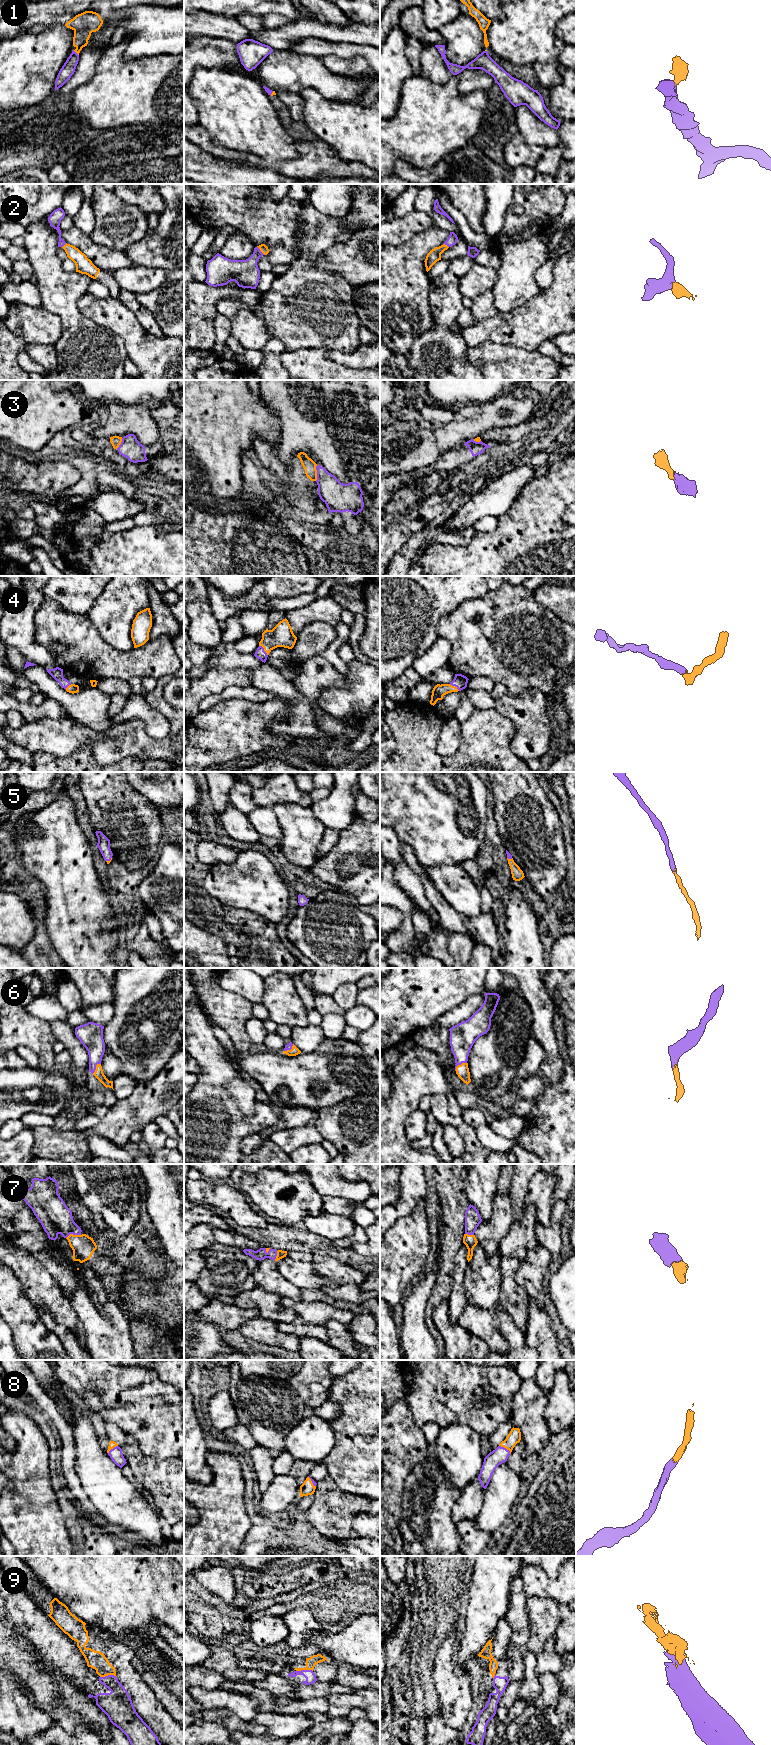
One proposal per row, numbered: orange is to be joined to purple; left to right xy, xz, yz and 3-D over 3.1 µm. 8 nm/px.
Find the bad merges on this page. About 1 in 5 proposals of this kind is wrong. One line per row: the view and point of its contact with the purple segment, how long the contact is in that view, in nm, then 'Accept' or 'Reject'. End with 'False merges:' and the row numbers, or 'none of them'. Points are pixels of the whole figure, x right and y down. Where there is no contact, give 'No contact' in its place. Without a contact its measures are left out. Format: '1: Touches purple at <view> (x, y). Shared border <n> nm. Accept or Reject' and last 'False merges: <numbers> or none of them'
1: Touches purple at xy (76, 53). Shared border 60 nm. Reject
2: Touches purple at xz (259, 250). Shared border 90 nm. Accept
3: Touches purple at xz (317, 473). Shared border 130 nm. Reject
4: Touches purple at xz (263, 650). Shared border 110 nm. Accept
5: Touches purple at xy (109, 860). Shared border 60 nm. Accept
6: Touches purple at yz (459, 1064). Shared border 120 nm. Accept
7: Touches purple at xy (72, 1233). Shared border 120 nm. Accept
8: Touches purple at yz (505, 1448). Shared border 120 nm. Accept
9: Touches purple at xy (108, 1675). Shared border 140 nm. Reject
False merges: 1, 3, 9

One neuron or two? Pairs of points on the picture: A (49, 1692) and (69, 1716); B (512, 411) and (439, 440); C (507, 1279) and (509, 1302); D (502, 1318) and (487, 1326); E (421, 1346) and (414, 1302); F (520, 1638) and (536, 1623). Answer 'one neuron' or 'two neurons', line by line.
A: one neuron
B: one neuron
C: one neuron
D: two neurons
E: one neuron
F: two neurons

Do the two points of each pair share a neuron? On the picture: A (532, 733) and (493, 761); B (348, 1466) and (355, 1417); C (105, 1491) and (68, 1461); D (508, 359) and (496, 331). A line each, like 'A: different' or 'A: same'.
A: different
B: same
C: different
D: different

